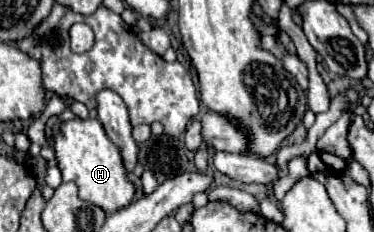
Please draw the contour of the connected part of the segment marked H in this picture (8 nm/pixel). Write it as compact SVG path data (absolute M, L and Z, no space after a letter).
M99 119L65 121L55 135L55 157L59 161L57 167L63 175L63 181L77 183L79 197L83 201L101 207L105 213L119 211L133 201L137 185L129 179L123 155L119 147L107 137Z

